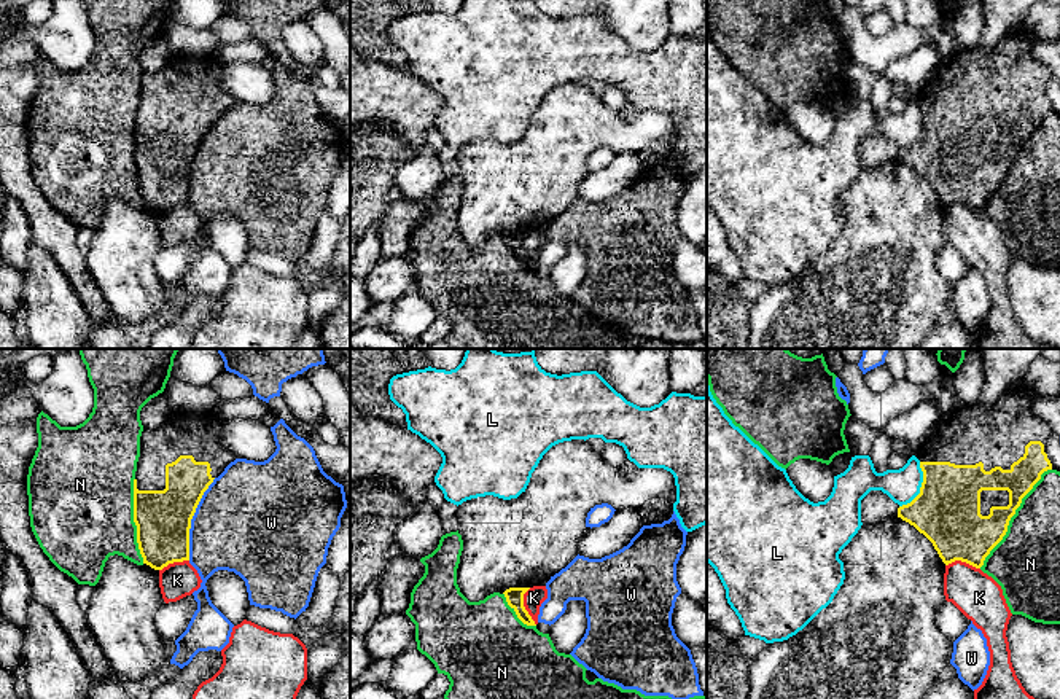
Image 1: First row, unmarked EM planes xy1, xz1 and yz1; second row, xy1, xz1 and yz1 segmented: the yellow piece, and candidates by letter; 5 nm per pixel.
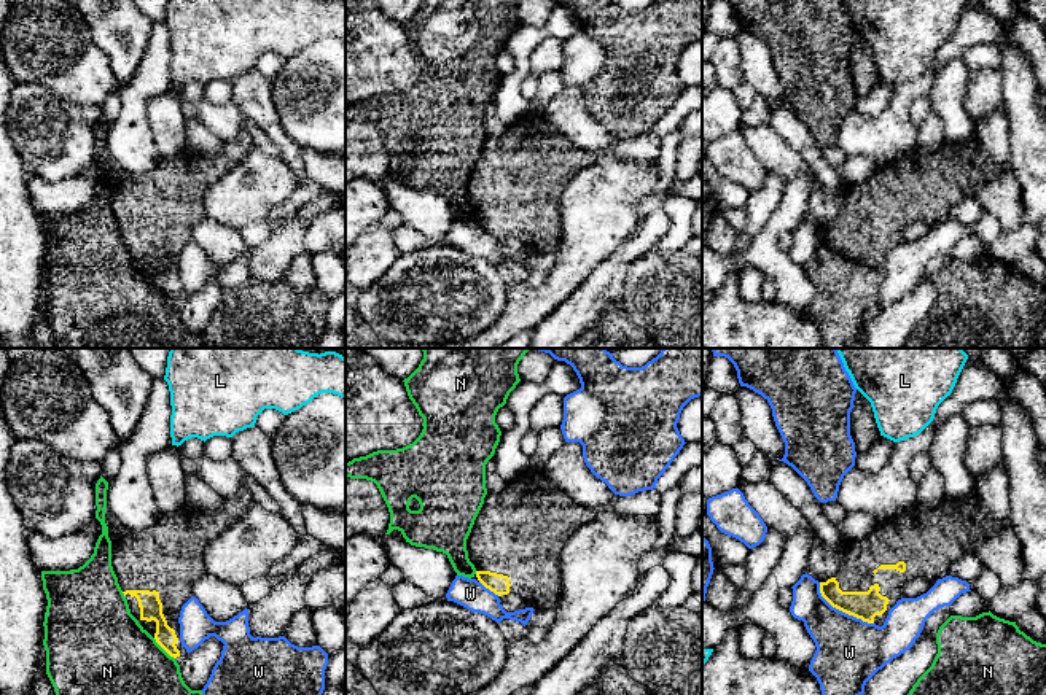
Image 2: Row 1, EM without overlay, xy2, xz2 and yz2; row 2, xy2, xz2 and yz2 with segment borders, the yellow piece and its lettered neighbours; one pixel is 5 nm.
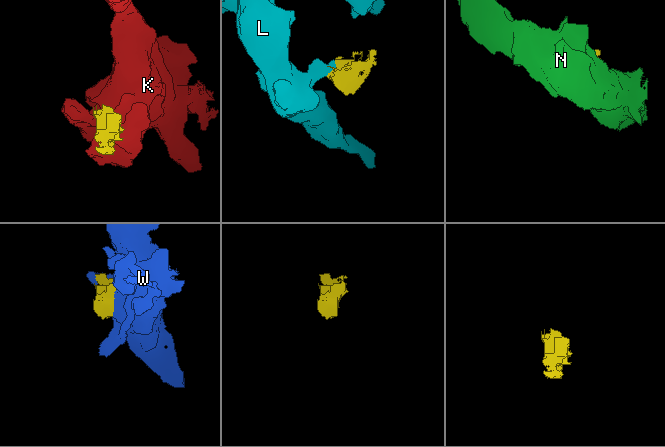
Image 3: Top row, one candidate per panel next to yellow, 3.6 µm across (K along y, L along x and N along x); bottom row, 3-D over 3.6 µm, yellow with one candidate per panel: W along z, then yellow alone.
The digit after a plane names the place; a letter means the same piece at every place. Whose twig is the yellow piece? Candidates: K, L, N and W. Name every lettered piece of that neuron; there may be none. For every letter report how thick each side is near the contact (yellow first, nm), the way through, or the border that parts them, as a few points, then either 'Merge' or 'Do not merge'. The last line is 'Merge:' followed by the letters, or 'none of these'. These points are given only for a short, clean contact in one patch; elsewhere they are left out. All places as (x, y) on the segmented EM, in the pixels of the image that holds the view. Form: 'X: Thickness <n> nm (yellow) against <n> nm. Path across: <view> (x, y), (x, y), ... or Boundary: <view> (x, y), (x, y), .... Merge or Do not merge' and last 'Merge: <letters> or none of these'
K: Thickness 100 nm (yellow) against 100 nm. Boundary: xz1 (529, 588), (524, 594), (524, 609), (535, 624). Do not merge
L: Thickness 340 nm (yellow) against 170 nm. Boundary: yz1 (920, 462), (920, 491), (900, 507). Do not merge
N: Thickness 260 nm (yellow) against 340 nm. Do not merge
W: Thickness 280 nm (yellow) against 480 nm. Do not merge
Merge: none of these

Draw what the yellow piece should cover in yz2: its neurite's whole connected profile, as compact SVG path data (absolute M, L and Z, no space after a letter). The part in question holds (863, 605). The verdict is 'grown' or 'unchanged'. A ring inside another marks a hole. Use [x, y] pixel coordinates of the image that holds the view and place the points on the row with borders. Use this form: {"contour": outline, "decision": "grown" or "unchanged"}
{"contour": "M971 491L962 498L946 496L936 507L915 504L879 522L865 539L839 544L841 571L820 582L822 596L833 608L882 627L906 582L946 577L974 536L993 530L992 520L979 511L979 498Z", "decision": "grown"}

